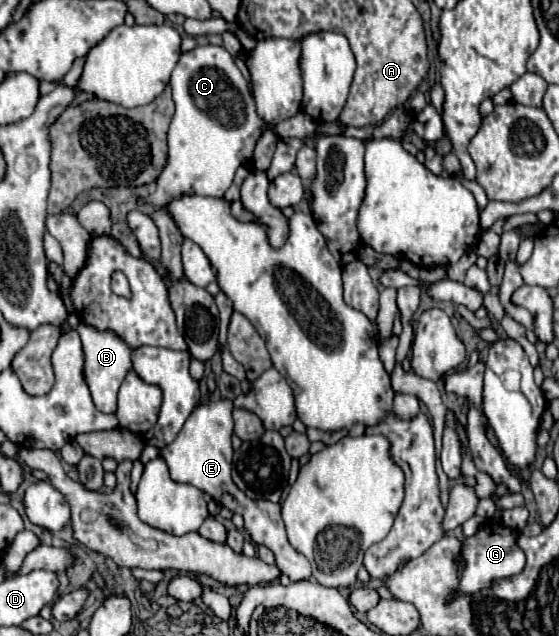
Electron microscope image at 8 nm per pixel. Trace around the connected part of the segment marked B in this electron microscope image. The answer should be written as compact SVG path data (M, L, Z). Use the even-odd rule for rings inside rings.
M82 321L78 323L76 331L80 333L80 339L82 339L82 345L84 345L84 355L86 355L84 377L86 377L86 383L90 387L94 405L102 413L114 413L116 411L118 387L122 385L126 373L132 367L130 347L126 347L126 343L122 343L122 339L118 339L118 335L114 335L114 331L98 331L98 329L90 327L88 323L82 323Z

